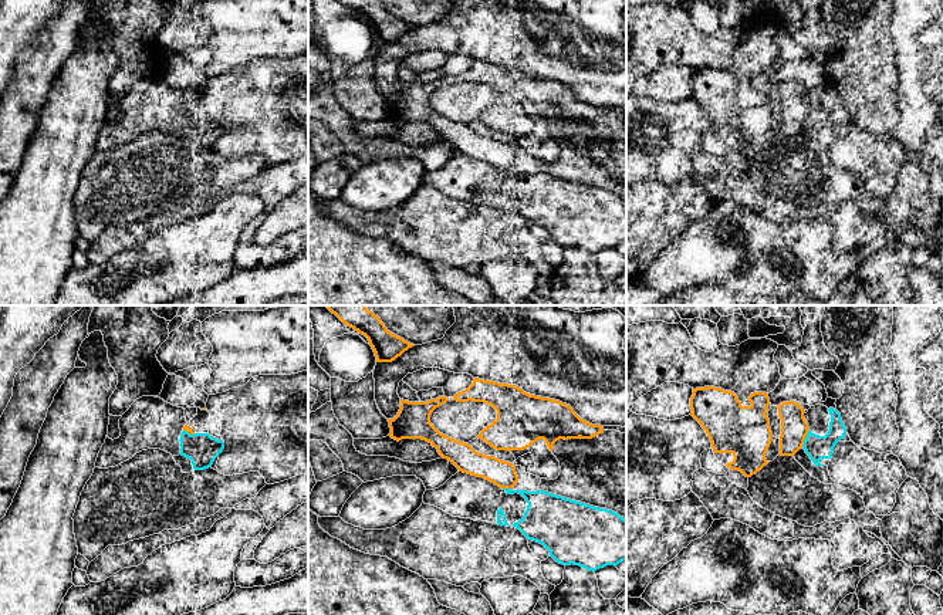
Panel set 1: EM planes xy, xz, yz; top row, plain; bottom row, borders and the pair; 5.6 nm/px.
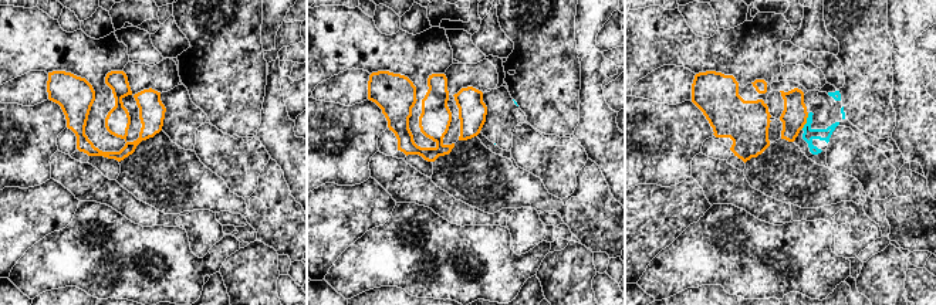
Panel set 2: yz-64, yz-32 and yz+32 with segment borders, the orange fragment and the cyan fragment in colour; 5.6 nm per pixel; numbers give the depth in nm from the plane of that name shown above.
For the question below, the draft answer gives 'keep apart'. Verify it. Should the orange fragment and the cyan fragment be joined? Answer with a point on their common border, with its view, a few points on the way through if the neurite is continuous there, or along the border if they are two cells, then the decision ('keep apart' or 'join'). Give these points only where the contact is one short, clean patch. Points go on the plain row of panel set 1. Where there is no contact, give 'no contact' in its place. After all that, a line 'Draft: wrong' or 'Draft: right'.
meets orange in yz at (805, 118); keep apart
Draft: right

